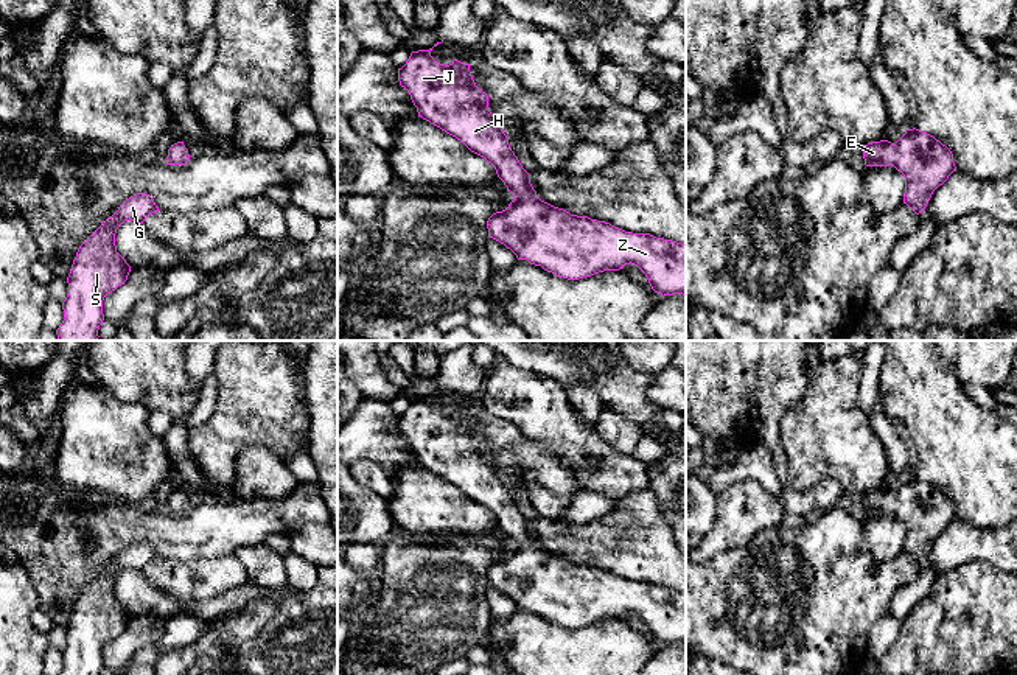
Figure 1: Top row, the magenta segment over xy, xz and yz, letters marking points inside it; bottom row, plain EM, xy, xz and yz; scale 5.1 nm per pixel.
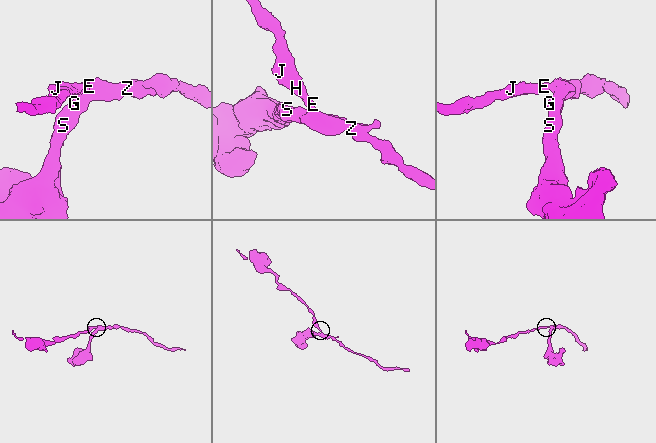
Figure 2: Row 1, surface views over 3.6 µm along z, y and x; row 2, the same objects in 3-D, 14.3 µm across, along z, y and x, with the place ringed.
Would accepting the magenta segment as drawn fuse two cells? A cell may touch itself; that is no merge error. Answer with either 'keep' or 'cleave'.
keep

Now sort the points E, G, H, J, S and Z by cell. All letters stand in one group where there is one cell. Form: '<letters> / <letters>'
E G H J S Z

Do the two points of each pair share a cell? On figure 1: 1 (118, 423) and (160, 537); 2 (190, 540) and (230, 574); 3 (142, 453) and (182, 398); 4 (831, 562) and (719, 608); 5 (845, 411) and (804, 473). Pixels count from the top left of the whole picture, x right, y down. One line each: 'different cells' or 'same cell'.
1: different cells
2: different cells
3: different cells
4: same cell
5: same cell

